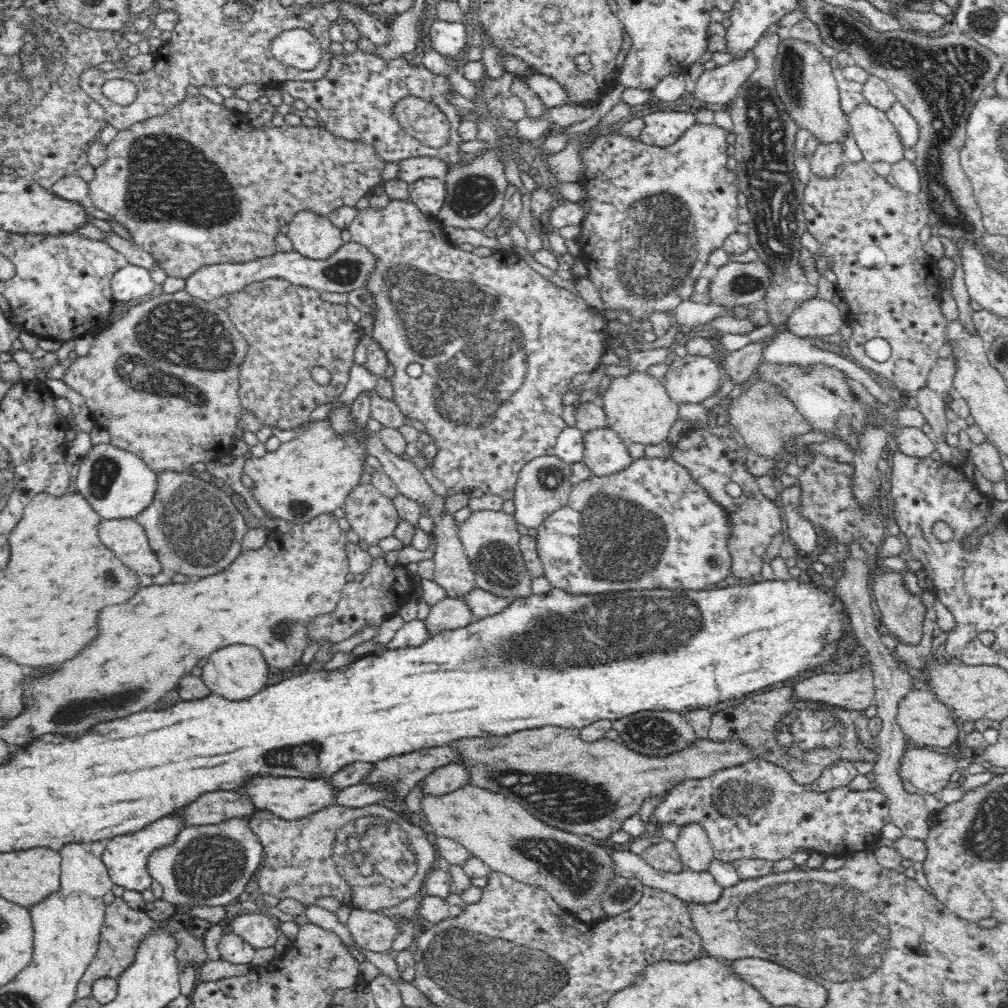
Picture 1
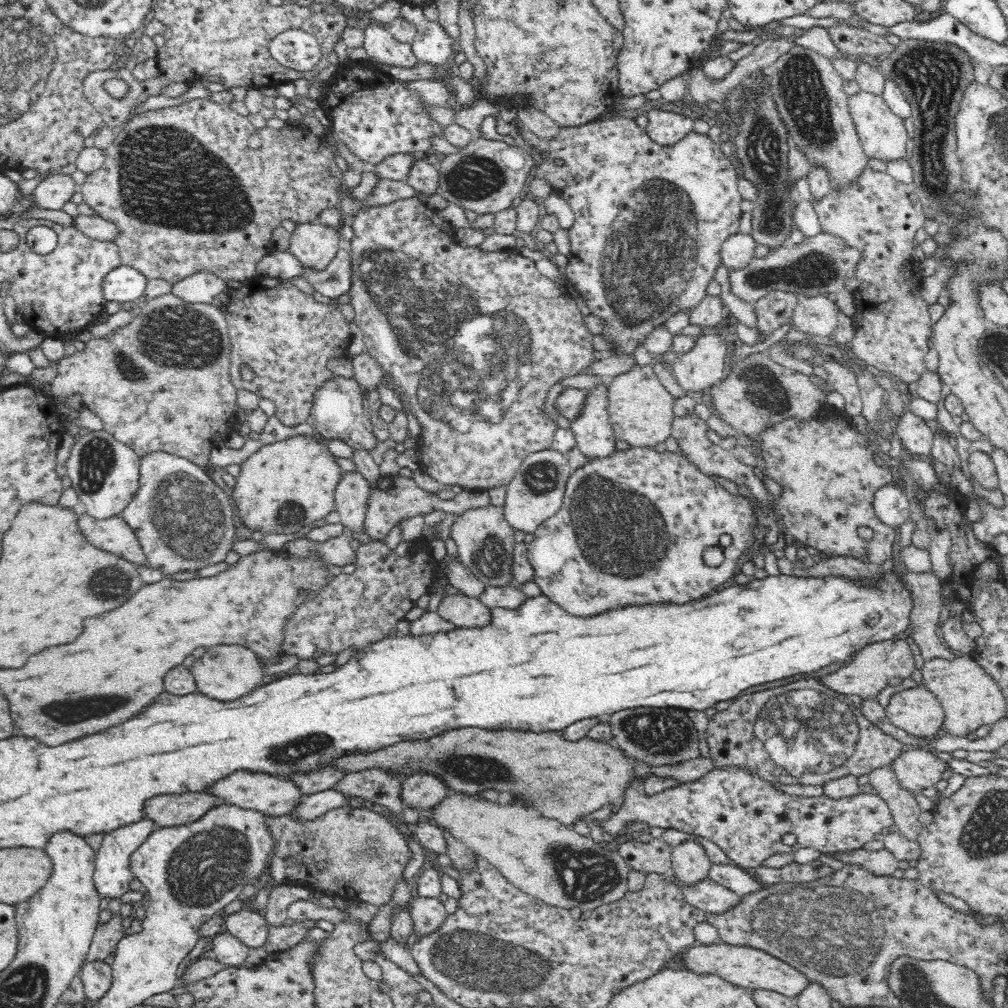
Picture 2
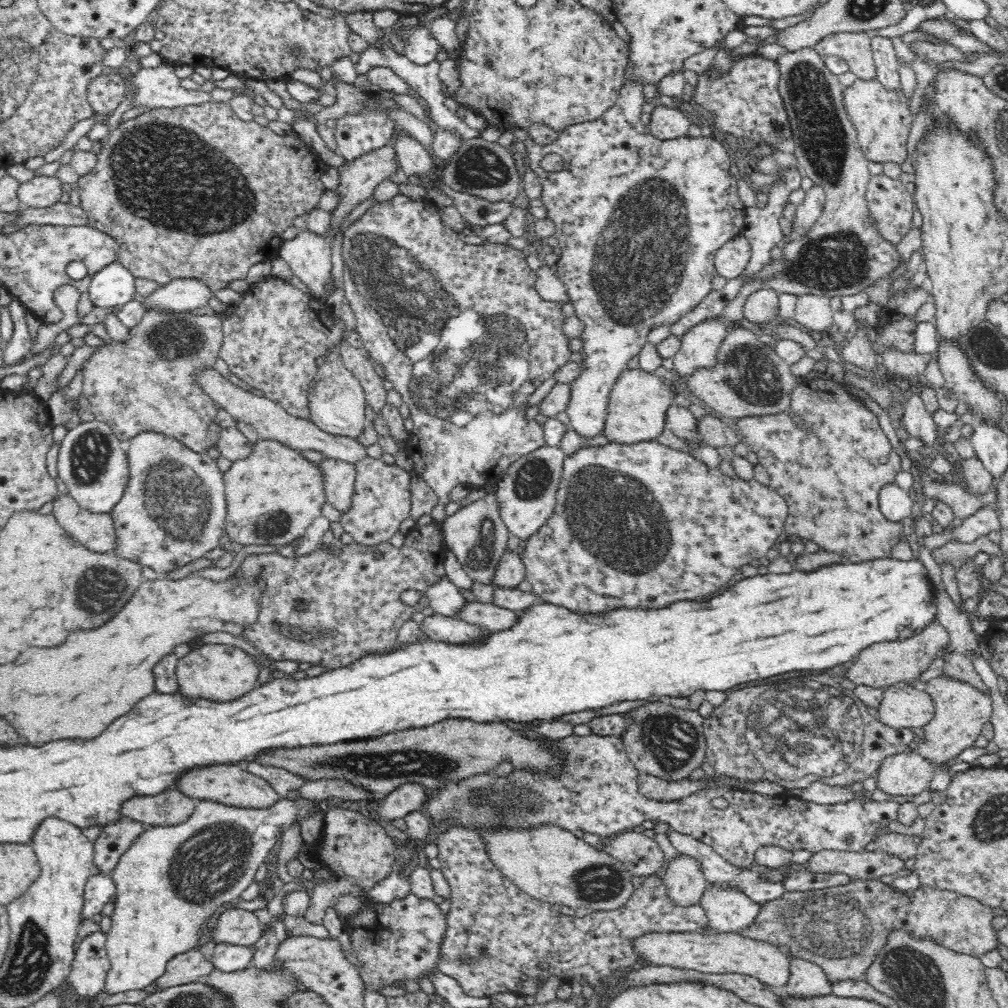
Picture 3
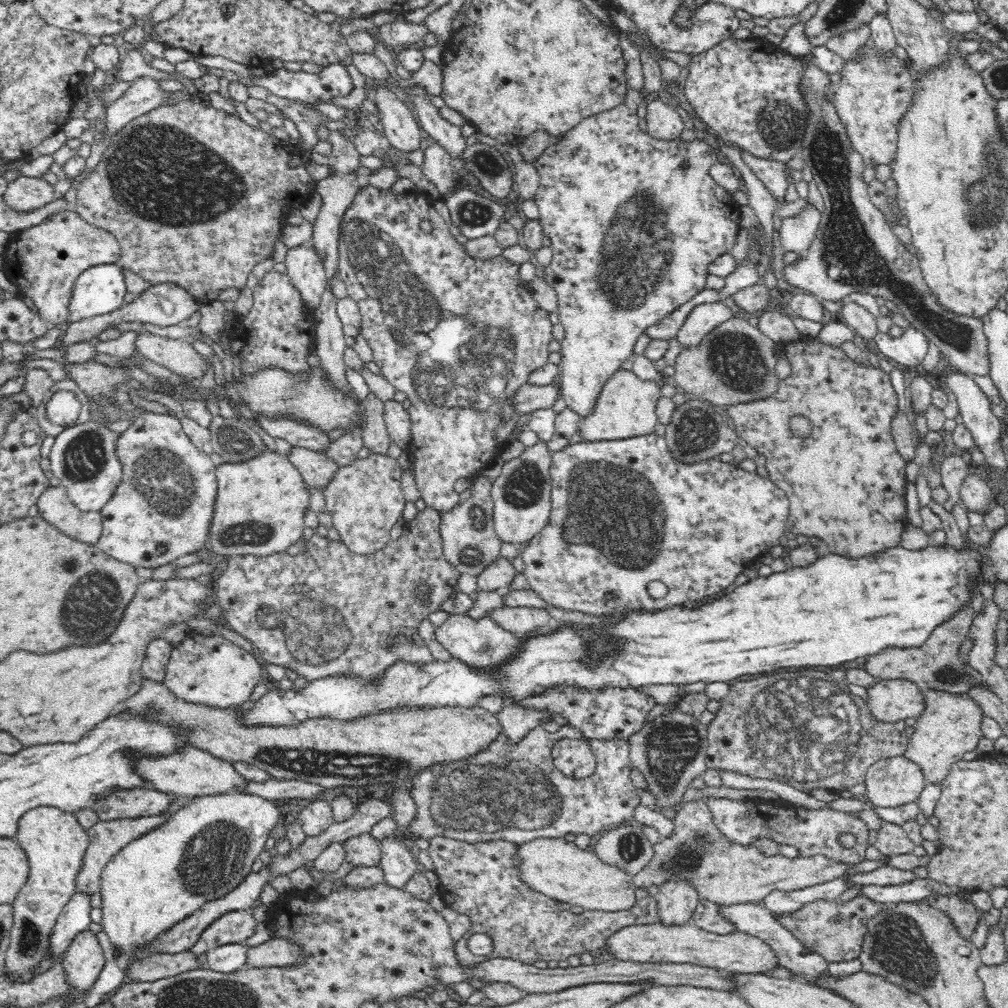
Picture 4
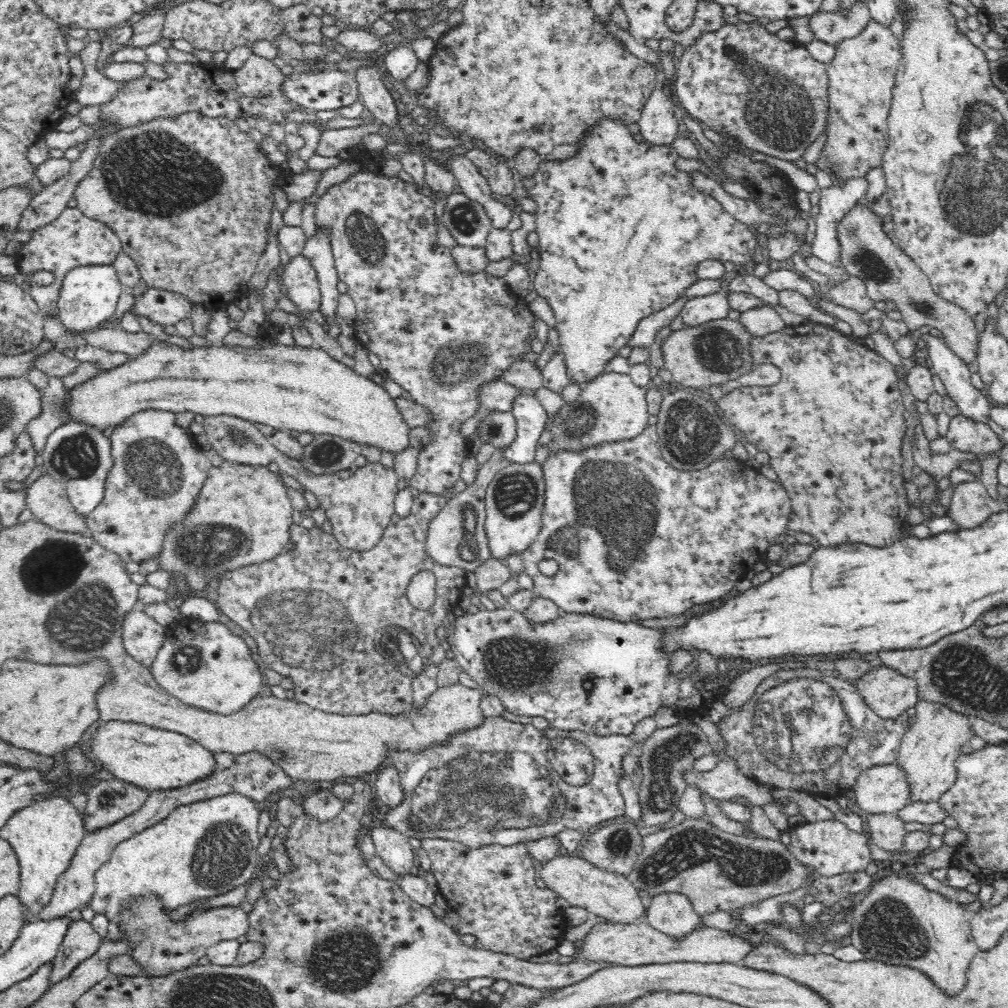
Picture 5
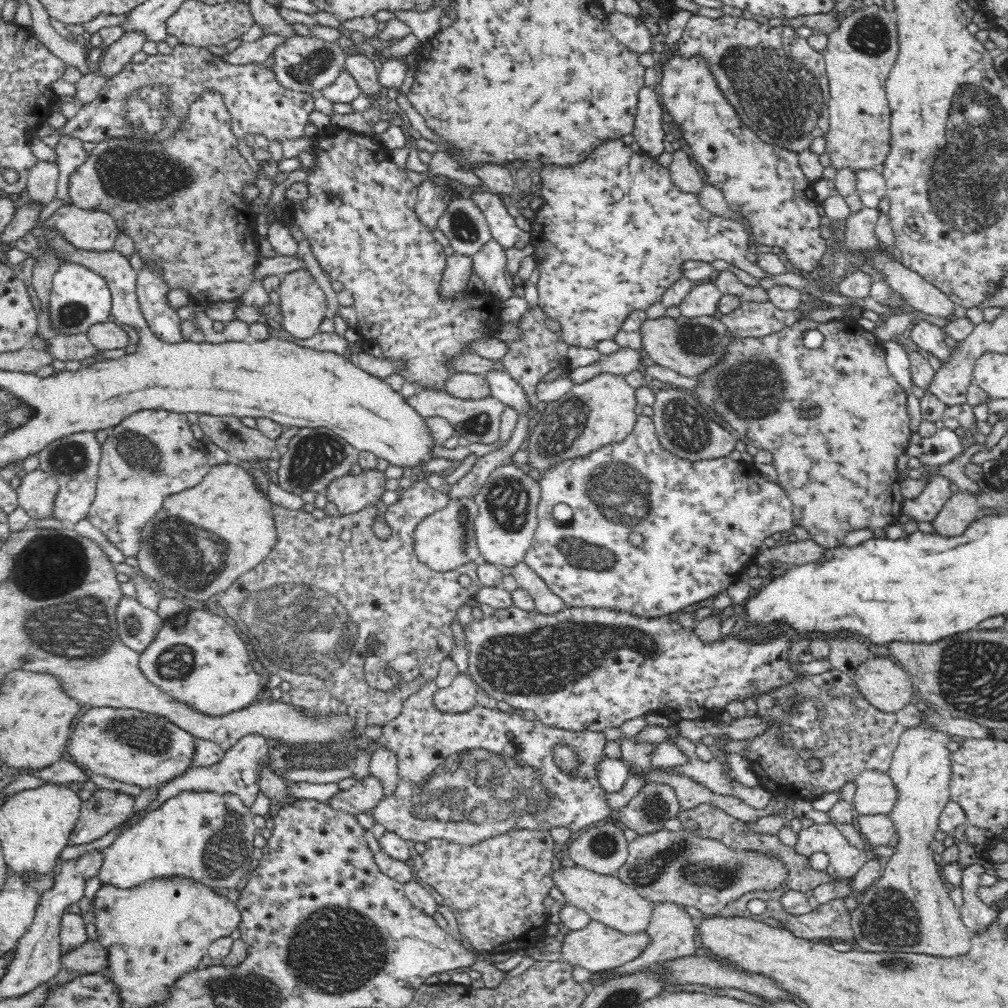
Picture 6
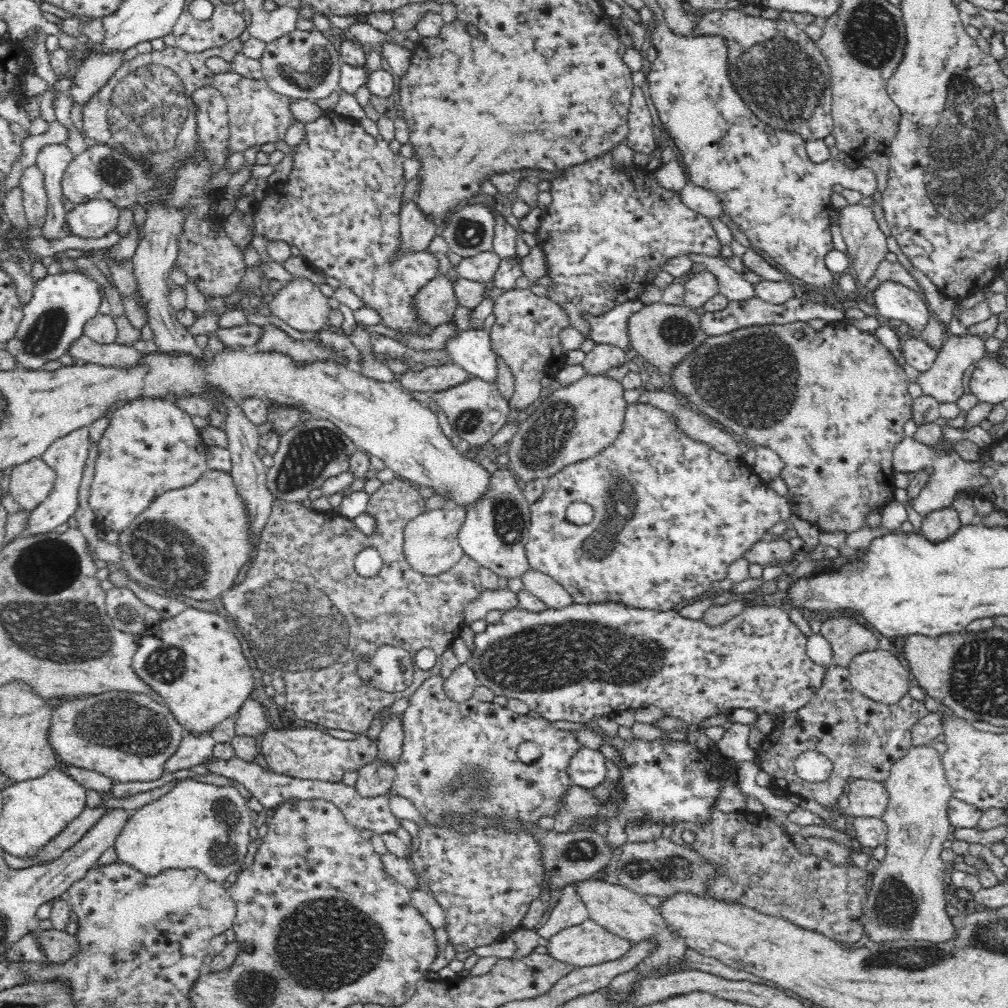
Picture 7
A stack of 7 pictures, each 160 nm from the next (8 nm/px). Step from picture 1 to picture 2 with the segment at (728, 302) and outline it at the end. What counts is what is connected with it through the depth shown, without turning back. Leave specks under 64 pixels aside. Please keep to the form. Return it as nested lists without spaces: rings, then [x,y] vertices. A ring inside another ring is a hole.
[[[818,233],[799,244],[788,244],[772,250],[762,258],[753,258],[744,268],[729,270],[730,291],[744,302],[756,302],[772,290],[797,292],[805,297],[832,294],[846,294],[844,282],[855,278],[854,266],[860,253],[842,244],[840,237]]]

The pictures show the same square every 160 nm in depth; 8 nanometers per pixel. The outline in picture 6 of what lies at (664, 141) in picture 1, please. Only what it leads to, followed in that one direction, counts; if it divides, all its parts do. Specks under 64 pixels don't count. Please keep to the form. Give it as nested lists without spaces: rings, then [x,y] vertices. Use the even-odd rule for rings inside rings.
[[[645,86],[640,89],[633,133],[641,151],[652,157],[658,157],[665,152],[662,107],[654,87]]]

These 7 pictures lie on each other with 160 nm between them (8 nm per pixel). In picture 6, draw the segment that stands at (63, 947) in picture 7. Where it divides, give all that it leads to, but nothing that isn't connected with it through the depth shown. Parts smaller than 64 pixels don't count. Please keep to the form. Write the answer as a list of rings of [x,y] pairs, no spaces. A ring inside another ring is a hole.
[[[86,941],[80,948],[61,958],[63,969],[76,974],[102,973],[110,968],[108,951],[98,941]]]

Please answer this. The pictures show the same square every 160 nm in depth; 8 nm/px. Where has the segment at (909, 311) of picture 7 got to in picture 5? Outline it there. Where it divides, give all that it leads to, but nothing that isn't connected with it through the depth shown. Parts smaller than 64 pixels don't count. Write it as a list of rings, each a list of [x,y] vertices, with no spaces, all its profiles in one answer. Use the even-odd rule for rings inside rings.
[[[926,333],[923,334],[922,339],[925,342],[924,346],[928,354],[927,364],[932,369],[932,372],[938,375],[943,382],[948,396],[956,403],[959,414],[972,419],[976,423],[988,424],[987,422],[991,418],[989,415],[990,403],[988,403],[986,392],[972,385],[972,373],[968,369],[968,365],[956,357],[954,352],[950,352],[950,349],[946,347],[946,343],[940,337],[930,336]]]

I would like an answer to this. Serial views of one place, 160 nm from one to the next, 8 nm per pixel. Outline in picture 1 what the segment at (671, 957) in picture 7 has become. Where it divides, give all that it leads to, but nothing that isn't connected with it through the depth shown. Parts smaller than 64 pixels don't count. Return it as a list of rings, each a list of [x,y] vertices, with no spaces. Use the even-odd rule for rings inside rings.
[[[470,782],[448,794],[424,793],[420,810],[433,836],[440,835],[459,842],[493,871],[504,873],[518,882],[541,886],[571,913],[588,908],[596,918],[604,918],[598,896],[606,890],[608,880],[615,874],[610,854],[602,849],[602,843],[584,841],[577,834],[546,826],[546,823],[544,832],[532,832],[532,822],[538,824],[538,820],[532,818],[520,801]]]

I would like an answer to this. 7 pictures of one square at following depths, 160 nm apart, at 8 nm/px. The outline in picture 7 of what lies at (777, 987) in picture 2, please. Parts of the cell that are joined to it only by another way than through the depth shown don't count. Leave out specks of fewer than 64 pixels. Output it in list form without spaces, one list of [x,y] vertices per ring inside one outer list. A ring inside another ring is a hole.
[[[590,918],[582,924],[562,929],[558,934],[551,936],[547,944],[549,955],[552,958],[570,964],[573,968],[586,968],[598,966],[600,963],[614,962],[614,960],[622,958],[622,955],[626,954],[626,951],[629,951],[632,946],[634,944],[627,938],[612,934]]]

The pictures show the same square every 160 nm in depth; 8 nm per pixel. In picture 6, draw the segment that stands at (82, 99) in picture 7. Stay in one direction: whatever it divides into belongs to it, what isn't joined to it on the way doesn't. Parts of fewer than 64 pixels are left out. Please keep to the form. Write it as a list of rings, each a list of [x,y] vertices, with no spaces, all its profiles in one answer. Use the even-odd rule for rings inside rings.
[[[124,31],[117,42],[104,47],[103,56],[95,68],[96,72],[100,72],[106,79],[114,77],[124,69],[132,56],[143,50],[146,42],[150,42],[148,36],[141,31]]]

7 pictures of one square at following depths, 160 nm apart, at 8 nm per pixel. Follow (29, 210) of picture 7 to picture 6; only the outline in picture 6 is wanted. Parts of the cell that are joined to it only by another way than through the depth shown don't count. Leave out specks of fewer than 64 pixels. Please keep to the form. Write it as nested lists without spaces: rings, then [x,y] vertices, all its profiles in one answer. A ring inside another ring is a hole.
[[[38,160],[29,171],[28,184],[25,190],[28,192],[28,198],[31,202],[37,202],[42,207],[50,204],[57,194],[60,176],[58,163]]]

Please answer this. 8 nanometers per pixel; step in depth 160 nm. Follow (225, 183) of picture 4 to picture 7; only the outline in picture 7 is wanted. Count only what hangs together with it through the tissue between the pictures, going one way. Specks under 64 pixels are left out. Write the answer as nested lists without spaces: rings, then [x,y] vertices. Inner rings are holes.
[[[204,86],[198,91],[194,91],[191,100],[195,106],[195,126],[197,133],[197,146],[199,150],[196,155],[190,156],[180,162],[180,166],[174,168],[170,183],[164,183],[155,172],[151,172],[151,164],[144,159],[138,159],[128,151],[120,148],[114,149],[108,145],[95,144],[88,148],[84,154],[80,154],[72,159],[66,167],[61,187],[64,196],[75,204],[82,204],[94,199],[106,199],[117,206],[118,210],[128,209],[134,212],[134,207],[138,204],[147,211],[150,203],[160,203],[162,207],[176,207],[184,211],[184,222],[182,222],[182,232],[178,234],[178,252],[174,267],[178,267],[182,273],[188,277],[188,282],[192,282],[198,291],[205,297],[228,297],[236,292],[241,286],[245,270],[248,265],[244,263],[244,251],[226,234],[221,225],[222,220],[211,214],[212,203],[216,202],[223,190],[213,189],[210,180],[227,166],[227,161],[232,156],[230,151],[230,121],[228,116],[227,102],[222,93],[212,86]]]

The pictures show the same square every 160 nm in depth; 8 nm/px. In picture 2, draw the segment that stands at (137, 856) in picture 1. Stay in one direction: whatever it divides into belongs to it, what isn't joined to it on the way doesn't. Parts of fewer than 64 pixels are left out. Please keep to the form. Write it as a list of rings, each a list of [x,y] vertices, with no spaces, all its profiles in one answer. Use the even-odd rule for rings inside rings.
[[[150,819],[126,825],[106,833],[99,848],[95,853],[94,884],[101,898],[118,898],[130,889],[130,883],[136,879],[131,871],[132,853],[159,827]]]

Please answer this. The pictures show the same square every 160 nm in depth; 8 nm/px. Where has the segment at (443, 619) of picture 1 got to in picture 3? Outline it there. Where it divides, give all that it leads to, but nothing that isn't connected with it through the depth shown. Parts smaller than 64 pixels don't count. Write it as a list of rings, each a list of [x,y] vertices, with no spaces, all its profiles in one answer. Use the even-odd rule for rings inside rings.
[[[468,601],[455,617],[458,620],[464,620],[476,627],[483,628],[488,632],[499,632],[507,630],[514,625],[517,620],[517,611],[502,608],[490,603]]]

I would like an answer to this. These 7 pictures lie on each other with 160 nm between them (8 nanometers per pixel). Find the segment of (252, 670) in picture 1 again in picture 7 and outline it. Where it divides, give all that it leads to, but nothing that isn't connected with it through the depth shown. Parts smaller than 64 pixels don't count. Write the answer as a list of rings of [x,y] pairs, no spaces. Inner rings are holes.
[[[193,607],[185,608],[178,616],[162,619],[142,635],[136,645],[134,662],[131,663],[133,669],[163,698],[164,704],[185,727],[186,733],[209,733],[219,722],[236,715],[254,690],[253,671],[242,653],[240,642],[232,632],[229,622],[217,613],[204,612]]]

